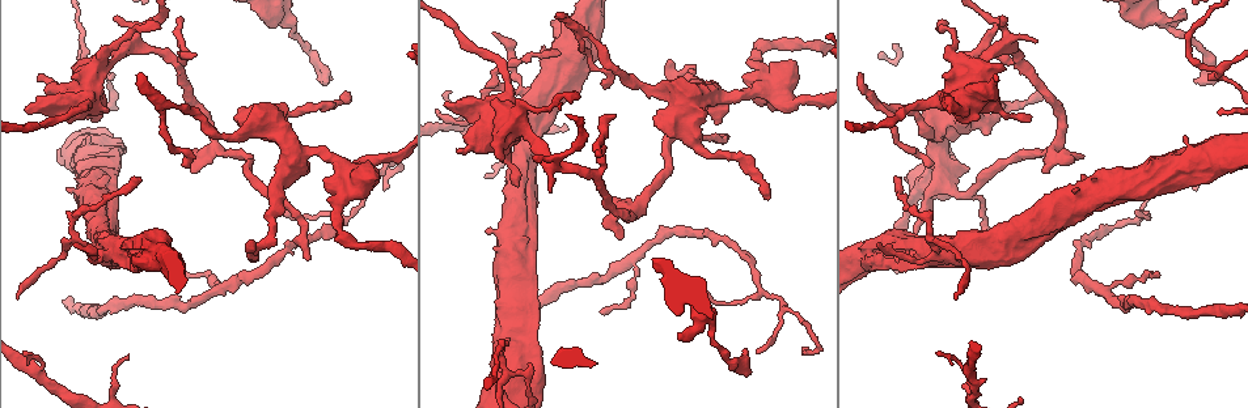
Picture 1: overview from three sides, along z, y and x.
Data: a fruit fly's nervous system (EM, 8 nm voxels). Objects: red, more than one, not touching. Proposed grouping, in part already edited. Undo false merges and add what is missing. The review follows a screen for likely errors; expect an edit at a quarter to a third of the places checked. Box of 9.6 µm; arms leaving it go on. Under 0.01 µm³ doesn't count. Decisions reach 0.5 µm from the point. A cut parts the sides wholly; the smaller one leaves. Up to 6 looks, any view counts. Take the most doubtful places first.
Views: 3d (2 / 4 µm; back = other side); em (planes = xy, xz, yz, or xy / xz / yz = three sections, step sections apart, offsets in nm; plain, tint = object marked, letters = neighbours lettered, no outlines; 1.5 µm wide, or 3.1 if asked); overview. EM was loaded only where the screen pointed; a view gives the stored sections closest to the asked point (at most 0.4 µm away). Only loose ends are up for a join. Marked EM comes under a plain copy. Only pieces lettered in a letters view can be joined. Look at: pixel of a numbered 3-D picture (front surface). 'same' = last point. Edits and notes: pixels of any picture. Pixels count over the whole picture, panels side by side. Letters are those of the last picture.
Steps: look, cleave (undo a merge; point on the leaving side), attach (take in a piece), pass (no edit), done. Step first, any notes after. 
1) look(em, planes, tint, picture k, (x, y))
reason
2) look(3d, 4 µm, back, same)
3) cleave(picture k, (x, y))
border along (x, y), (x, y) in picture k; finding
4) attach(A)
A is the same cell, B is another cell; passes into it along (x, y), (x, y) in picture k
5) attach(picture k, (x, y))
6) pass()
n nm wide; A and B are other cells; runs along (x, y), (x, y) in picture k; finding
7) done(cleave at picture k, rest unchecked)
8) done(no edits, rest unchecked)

look(em, xy, step 4, letters, picture 1, (746, 351))
an open end

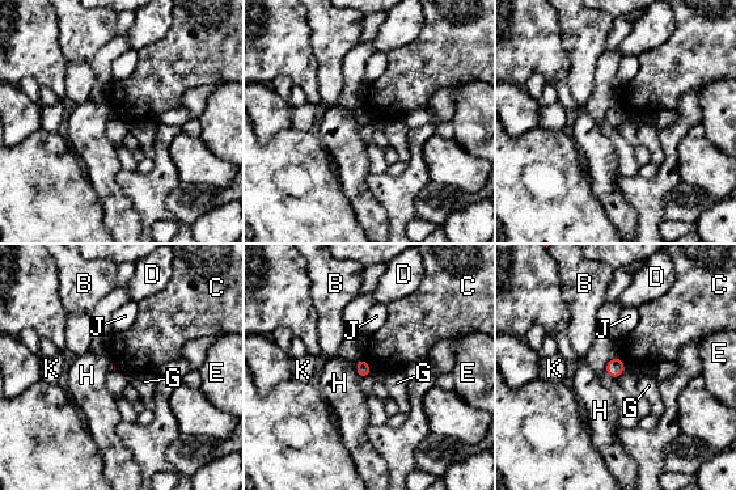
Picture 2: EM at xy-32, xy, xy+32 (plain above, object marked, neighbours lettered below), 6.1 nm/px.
look(em, planes, letters, same)

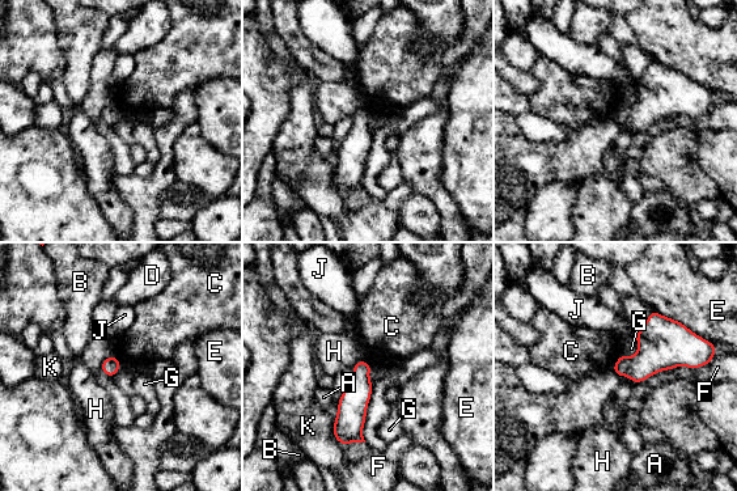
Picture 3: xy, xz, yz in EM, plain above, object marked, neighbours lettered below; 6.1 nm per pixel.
pass()
110 nm wide; A, B, C, D, E, F, G, H, J and K are other cells; border along (621, 355), (611, 367) in picture 3; no lettered piece goes on from it

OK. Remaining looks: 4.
look(3d, 2 µm, picture 1, (646, 89))
narrows sharply

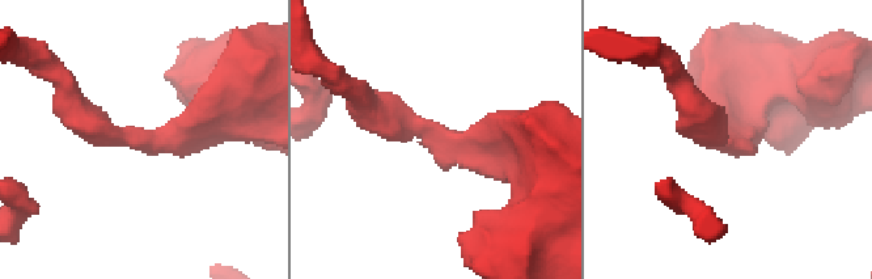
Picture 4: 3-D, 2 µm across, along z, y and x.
look(em, planes, tint, picture 4, (428, 135))
arms of 200, 400 nm

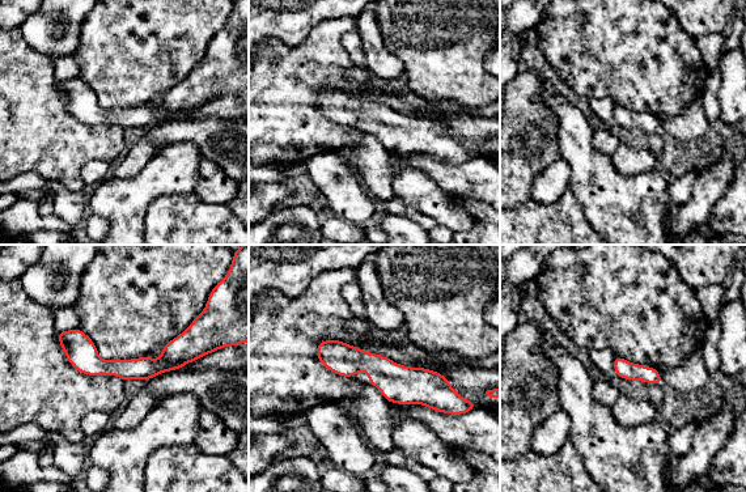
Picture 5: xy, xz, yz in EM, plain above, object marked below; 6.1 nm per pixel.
look(em, planes, letters, same)

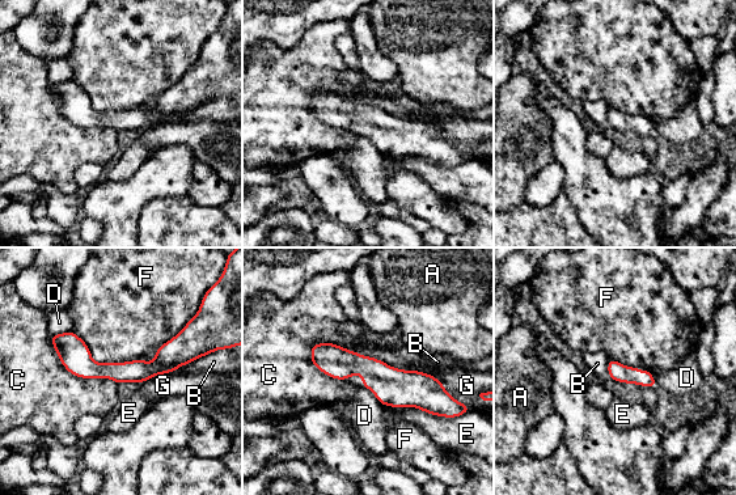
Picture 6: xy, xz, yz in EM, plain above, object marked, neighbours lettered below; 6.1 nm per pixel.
pass()
A, B, C, D, E, F and G are other cells; runs along (54, 339), (91, 369), (193, 354) in picture 6; continuous, no second neuron

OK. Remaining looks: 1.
done(no edits, rest unchecked)

